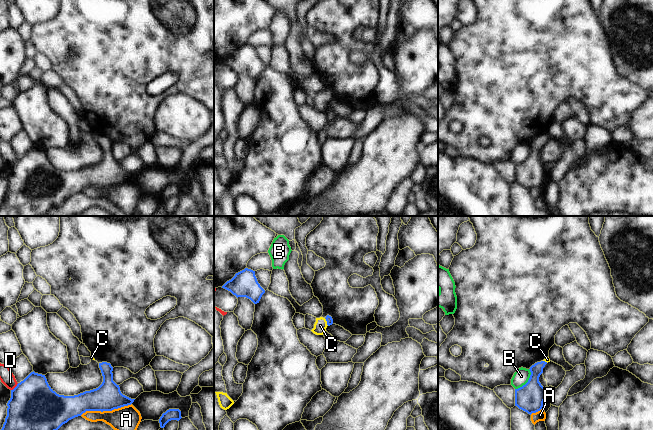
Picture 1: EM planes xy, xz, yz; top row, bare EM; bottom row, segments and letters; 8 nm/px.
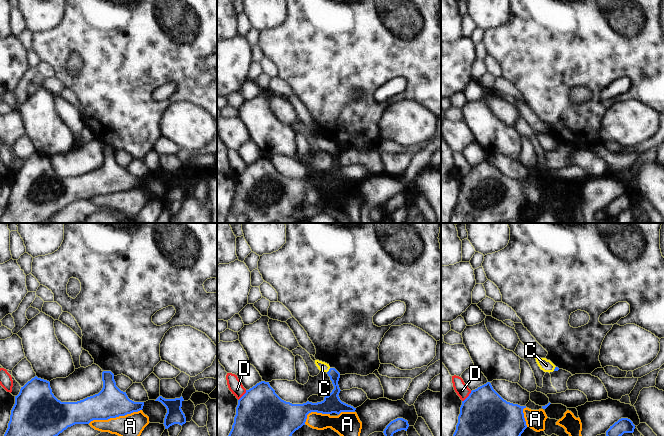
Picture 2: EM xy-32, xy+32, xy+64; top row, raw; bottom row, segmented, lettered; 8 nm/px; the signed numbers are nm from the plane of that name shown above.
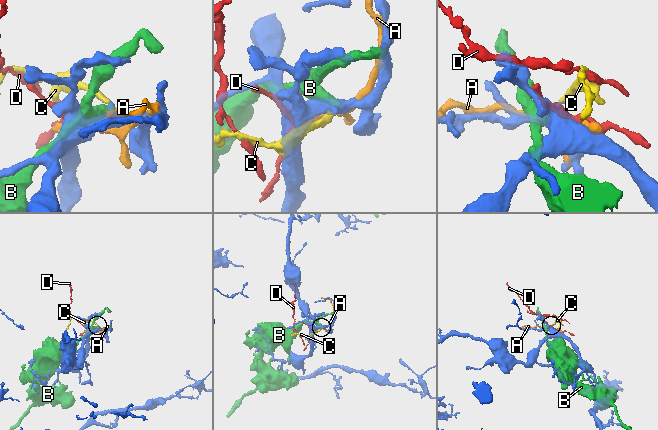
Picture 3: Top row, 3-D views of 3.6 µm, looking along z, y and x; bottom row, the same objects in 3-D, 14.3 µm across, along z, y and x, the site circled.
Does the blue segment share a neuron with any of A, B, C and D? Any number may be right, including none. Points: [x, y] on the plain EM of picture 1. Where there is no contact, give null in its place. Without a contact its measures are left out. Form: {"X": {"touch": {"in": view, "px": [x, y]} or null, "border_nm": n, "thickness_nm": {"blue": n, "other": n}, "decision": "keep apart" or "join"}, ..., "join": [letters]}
{"A": {"touch": {"in": "xy", "px": [105, 186]}, "border_nm": 420, "thickness_nm": {"blue": 220, "other": 220}, "decision": "keep apart"}, "B": {"touch": {"in": "yz", "px": [528, 157]}, "border_nm": 200, "thickness_nm": {"blue": 220, "other": 120}, "decision": "keep apart"}, "C": {"touch": {"in": "xz", "px": [327, 98]}, "border_nm": 70, "thickness_nm": {"blue": 50, "other": 100}, "decision": "join"}, "D": {"touch": {"in": "xy", "px": [15, 163]}, "border_nm": 90, "thickness_nm": {"blue": 440, "other": 110}, "decision": "keep apart"}, "join": ["C"]}

